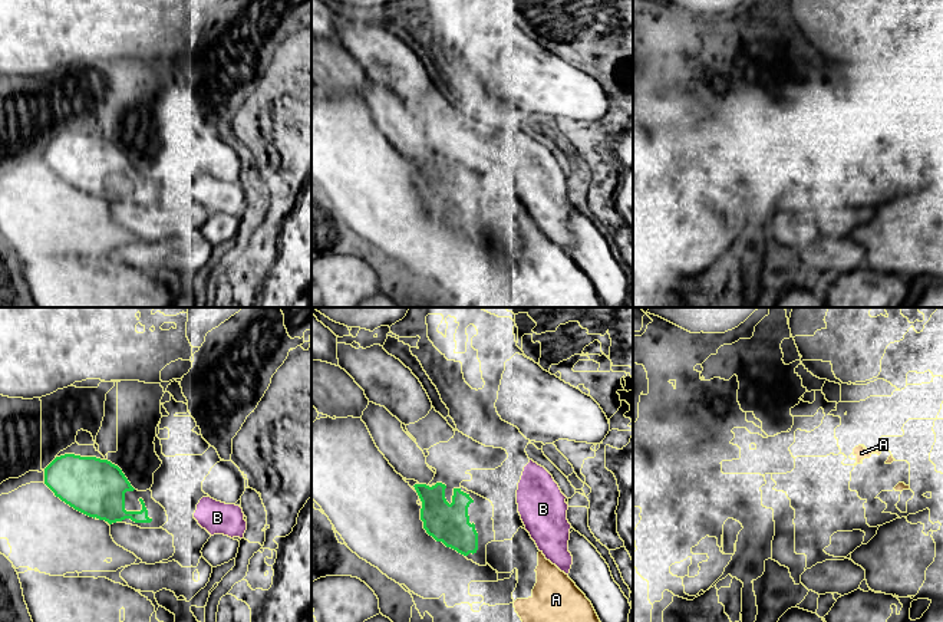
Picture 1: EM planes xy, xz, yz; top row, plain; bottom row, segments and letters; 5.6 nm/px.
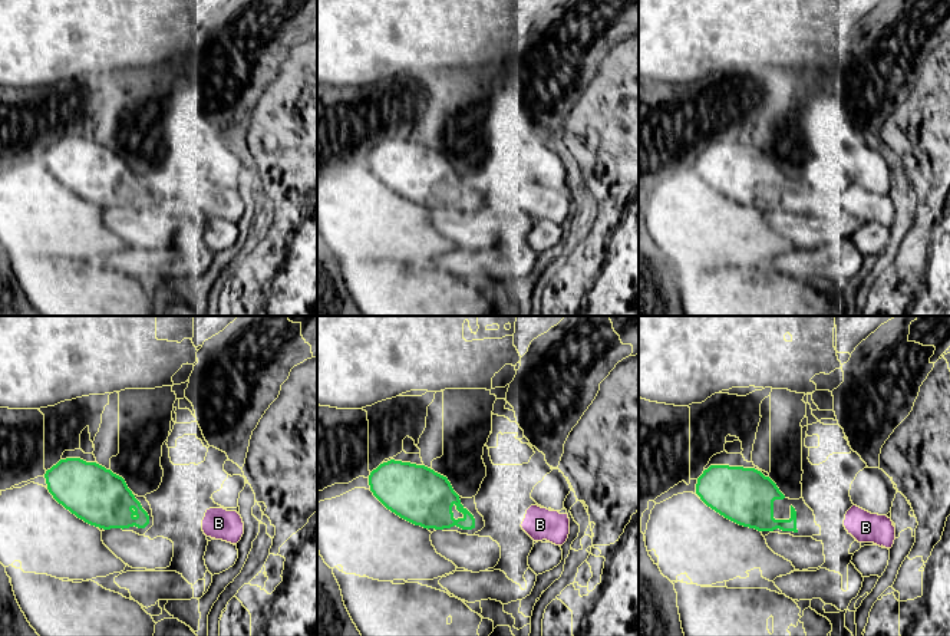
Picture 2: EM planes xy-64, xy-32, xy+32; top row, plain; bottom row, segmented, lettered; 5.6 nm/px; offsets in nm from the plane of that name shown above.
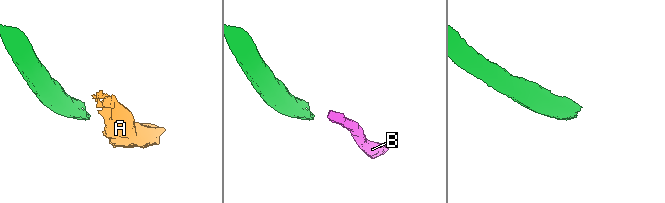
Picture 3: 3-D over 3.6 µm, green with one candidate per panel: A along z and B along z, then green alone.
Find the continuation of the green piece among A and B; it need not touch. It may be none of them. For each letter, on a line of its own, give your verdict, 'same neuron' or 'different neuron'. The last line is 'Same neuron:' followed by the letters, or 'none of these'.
A: same neuron
B: different neuron
Same neuron: A

